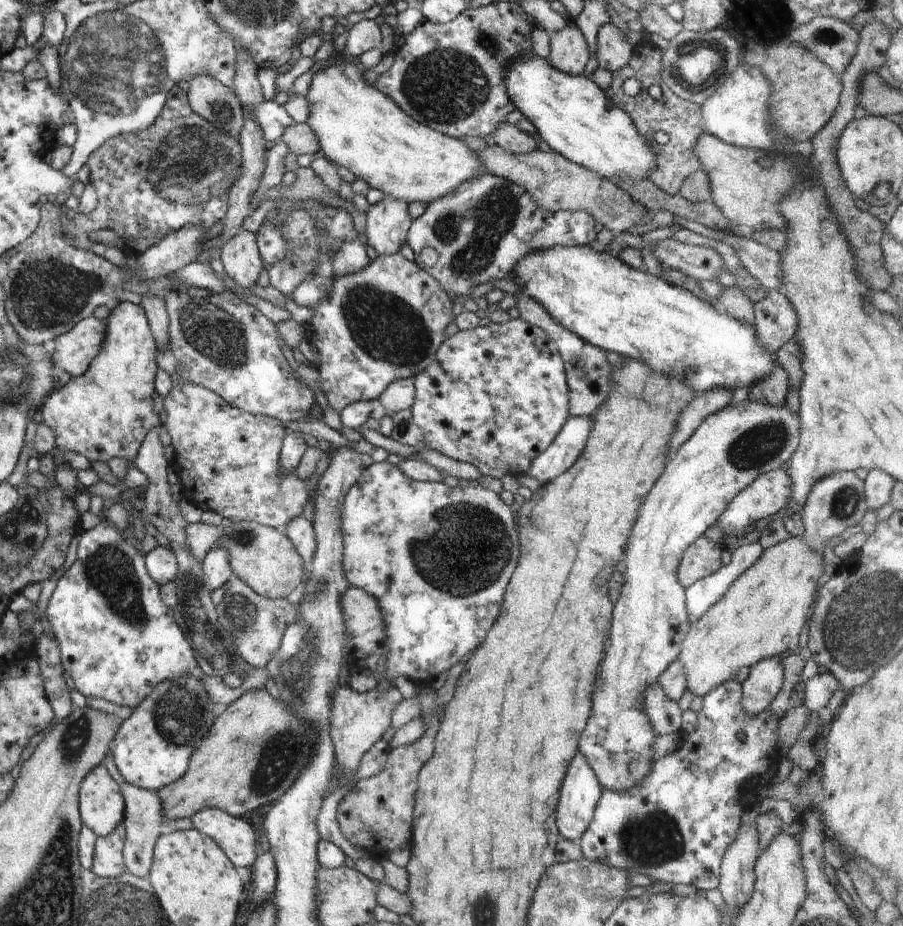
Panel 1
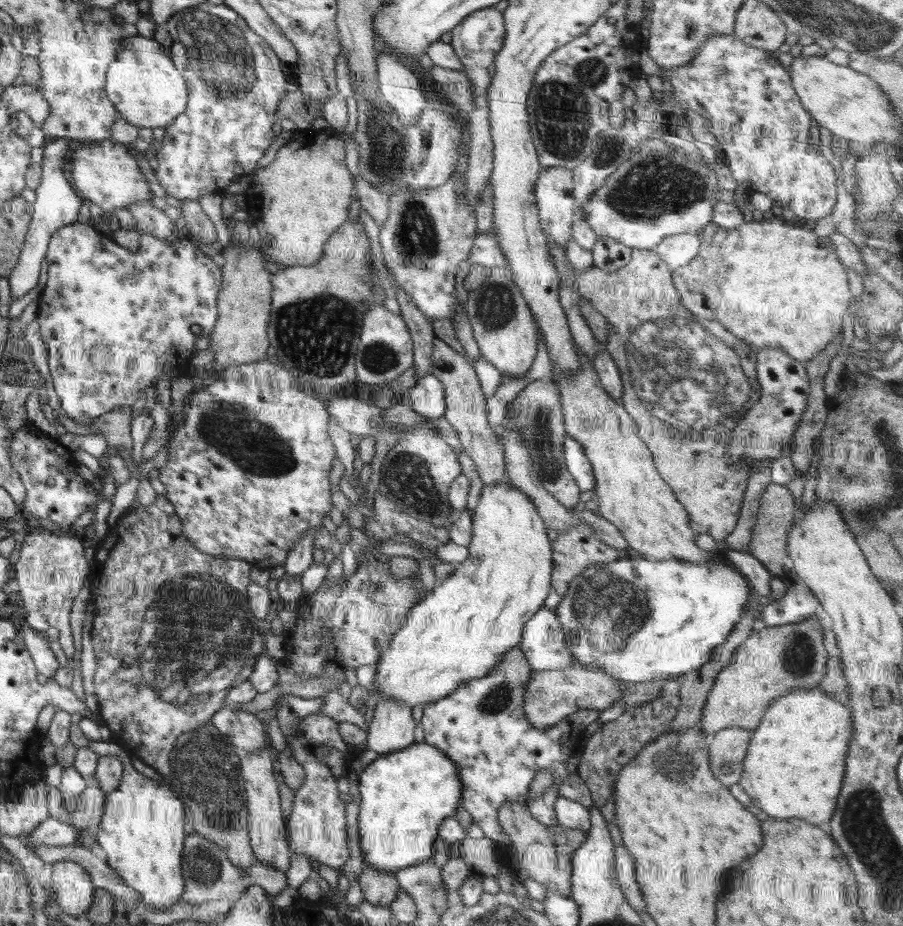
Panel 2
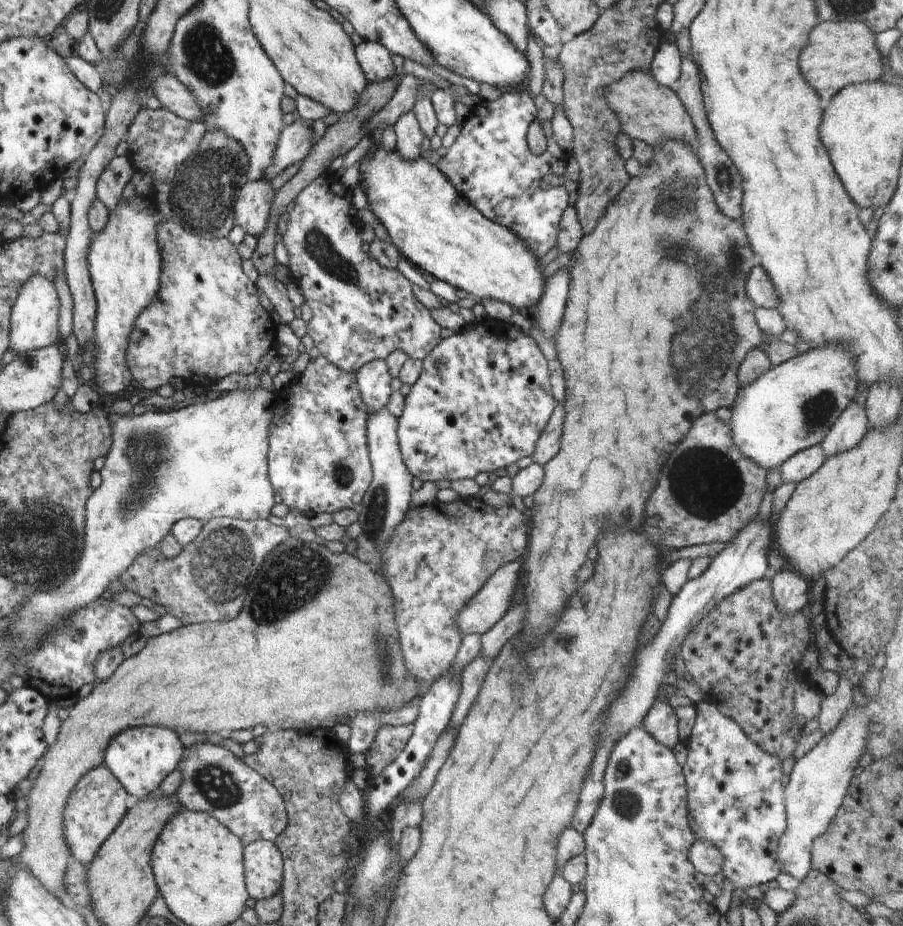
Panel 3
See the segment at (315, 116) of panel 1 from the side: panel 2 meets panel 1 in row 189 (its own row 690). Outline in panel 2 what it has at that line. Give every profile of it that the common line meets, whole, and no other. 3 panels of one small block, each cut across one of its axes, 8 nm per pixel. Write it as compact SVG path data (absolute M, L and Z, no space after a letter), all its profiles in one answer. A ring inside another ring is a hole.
M509 481L500 482L500 484L484 484L478 506L471 513L473 536L467 546L469 551L468 558L461 564L457 564L456 570L445 581L439 581L431 591L427 592L426 597L422 598L406 613L404 625L390 639L388 647L380 653L380 659L376 663L376 677L373 682L373 686L378 690L378 701L390 700L390 698L396 700L398 698L398 702L406 704L410 709L418 706L418 704L420 706L428 706L428 704L432 704L436 700L450 696L454 690L458 690L462 686L462 682L488 676L494 670L494 666L498 666L504 660L508 650L512 650L514 646L519 646L524 626L539 608L544 607L544 600L546 600L551 589L551 574L552 570L554 570L553 551L551 541L547 537L547 530L531 499L528 499L524 493L517 490Z

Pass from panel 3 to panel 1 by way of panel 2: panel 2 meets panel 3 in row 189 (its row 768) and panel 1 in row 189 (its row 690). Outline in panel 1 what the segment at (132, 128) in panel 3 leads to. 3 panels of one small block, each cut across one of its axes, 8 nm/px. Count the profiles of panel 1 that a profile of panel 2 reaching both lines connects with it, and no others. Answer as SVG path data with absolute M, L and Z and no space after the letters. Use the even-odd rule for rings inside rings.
M180 81L170 89L160 116L149 128L110 137L89 158L90 183L97 192L95 209L90 214L71 213L68 238L75 240L79 248L89 250L92 242L88 233L94 230L114 230L123 241L144 237L159 241L168 233L190 225L202 225L206 230L225 217L229 207L228 192L241 166L238 139L198 116L189 103L189 82Z

